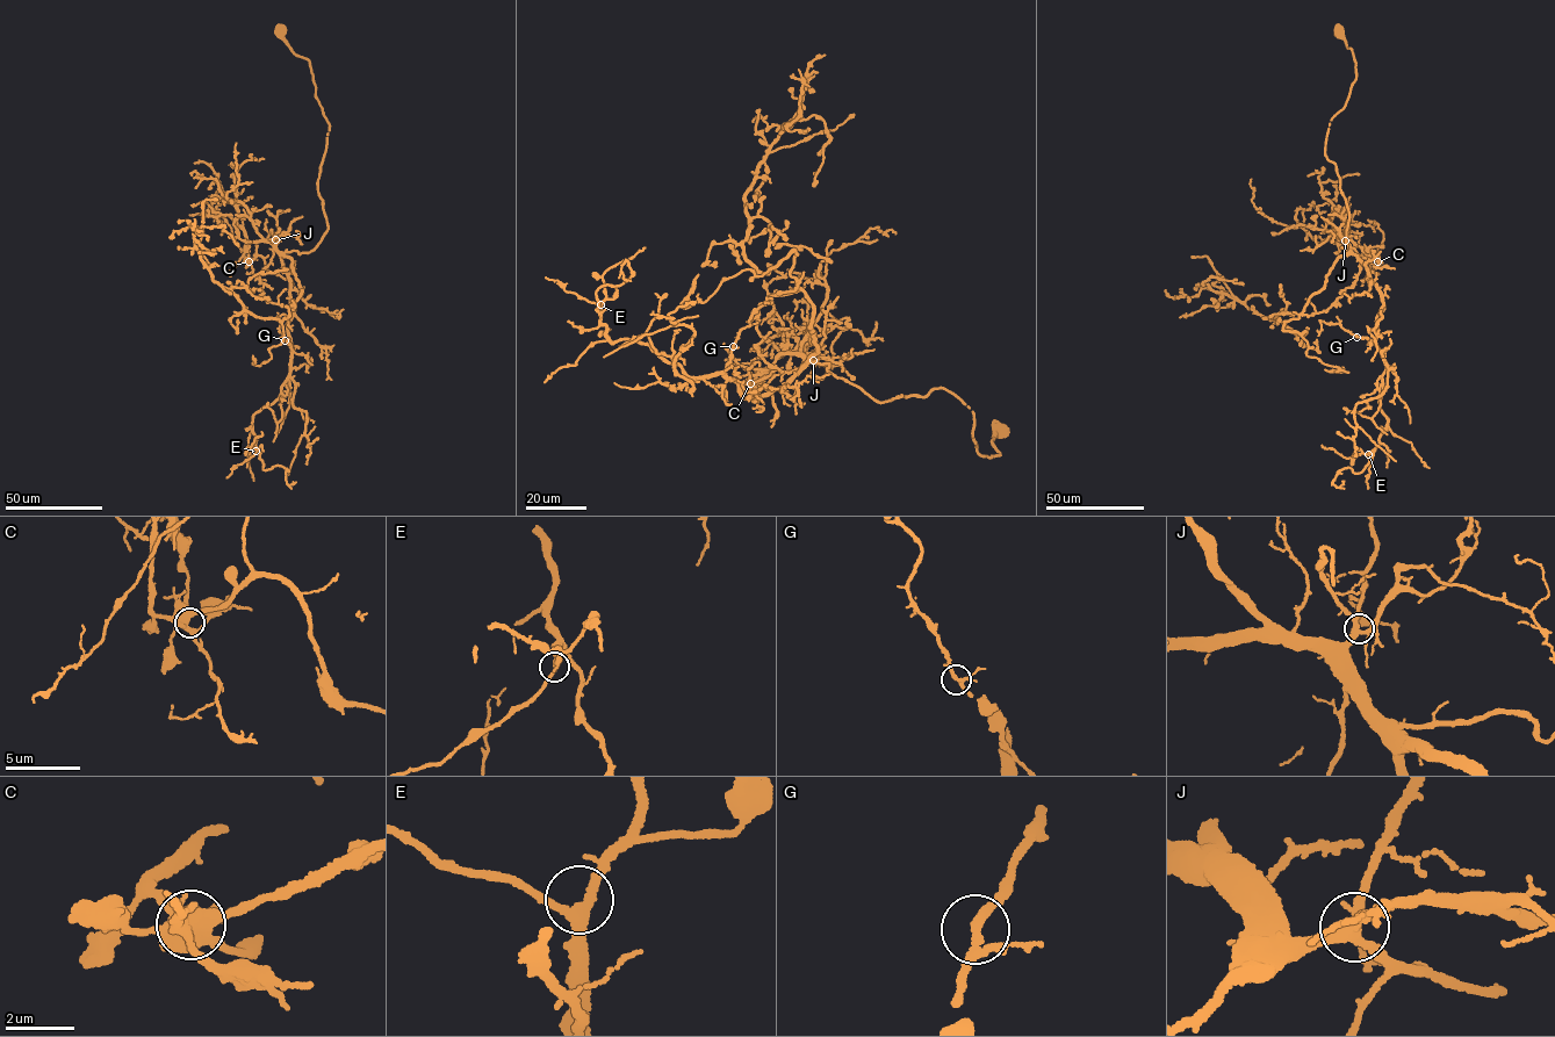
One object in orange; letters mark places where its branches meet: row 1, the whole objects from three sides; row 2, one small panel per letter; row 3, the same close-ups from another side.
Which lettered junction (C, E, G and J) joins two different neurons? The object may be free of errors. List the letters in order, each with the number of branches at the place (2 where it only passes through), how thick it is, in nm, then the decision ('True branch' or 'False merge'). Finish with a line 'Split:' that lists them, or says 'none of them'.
C: Branches: 6. Thickness 480 nm. True branch
E: Branches: 3. Thickness 260 nm. True branch
G: Branches: 5. Thickness 200 nm. True branch
J: Branches: 4. Thickness 300 nm. True branch
Split: none of them

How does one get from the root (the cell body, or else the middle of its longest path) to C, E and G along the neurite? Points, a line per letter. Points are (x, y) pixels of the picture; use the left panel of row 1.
C: (280, 30), (309, 62), (329, 127), (317, 185), (328, 229), (300, 254), (247, 240), (249, 261)
E: (280, 30), (329, 127), (328, 229), (281, 253), (289, 375), (253, 416), (256, 451)
G: (280, 30), (309, 62), (330, 128), (317, 185), (328, 231), (309, 252), (281, 253), (292, 350), (285, 340)

